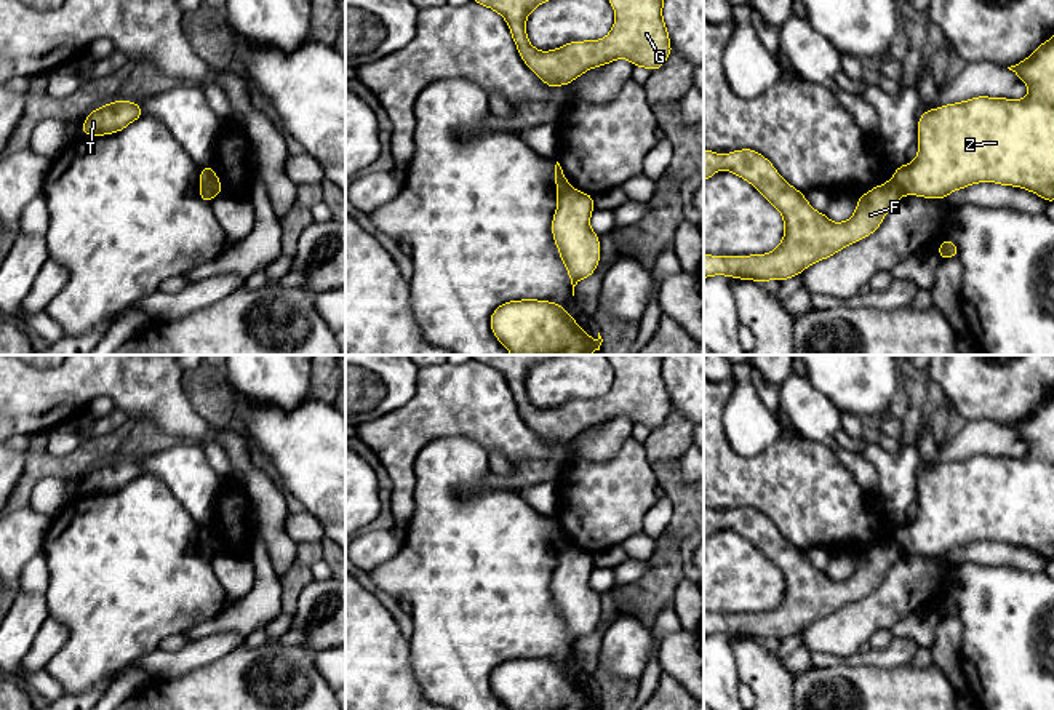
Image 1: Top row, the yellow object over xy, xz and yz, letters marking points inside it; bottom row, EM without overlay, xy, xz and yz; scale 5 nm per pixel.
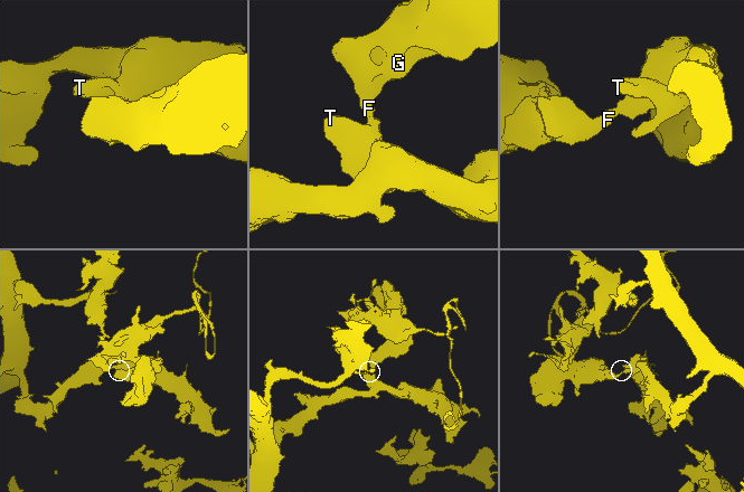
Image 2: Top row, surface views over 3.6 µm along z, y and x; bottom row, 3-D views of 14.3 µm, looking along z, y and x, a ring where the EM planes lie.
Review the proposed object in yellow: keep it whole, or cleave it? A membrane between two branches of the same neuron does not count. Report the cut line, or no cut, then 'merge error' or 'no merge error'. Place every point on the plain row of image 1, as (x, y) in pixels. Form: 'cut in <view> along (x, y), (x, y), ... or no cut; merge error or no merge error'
cut in xy along (200, 542), (216, 552); merge error

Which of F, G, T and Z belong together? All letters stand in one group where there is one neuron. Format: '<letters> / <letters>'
F G / T Z

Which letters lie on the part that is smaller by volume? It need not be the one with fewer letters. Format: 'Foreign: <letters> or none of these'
Foreign: F, G

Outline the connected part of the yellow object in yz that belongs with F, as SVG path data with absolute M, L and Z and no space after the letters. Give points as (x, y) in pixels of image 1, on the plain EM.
M704 507L704 540L720 528L752 542L781 571L785 590L779 604L766 612L712 614L704 611L704 636L725 633L765 641L796 635L806 625L872 593L883 582L886 571L902 556L897 542L889 537L857 555L856 569L848 579L832 580L753 507L739 507L725 513Z

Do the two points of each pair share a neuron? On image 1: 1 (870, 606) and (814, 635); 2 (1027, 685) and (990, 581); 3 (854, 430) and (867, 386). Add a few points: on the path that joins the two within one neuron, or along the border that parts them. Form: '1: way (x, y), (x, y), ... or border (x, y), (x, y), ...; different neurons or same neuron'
1: way (856, 621), (843, 634), (829, 635); same neuron
2: way (1002, 659), (998, 606); same neuron
3: border (842, 411), (850, 411), (861, 418); different neurons

